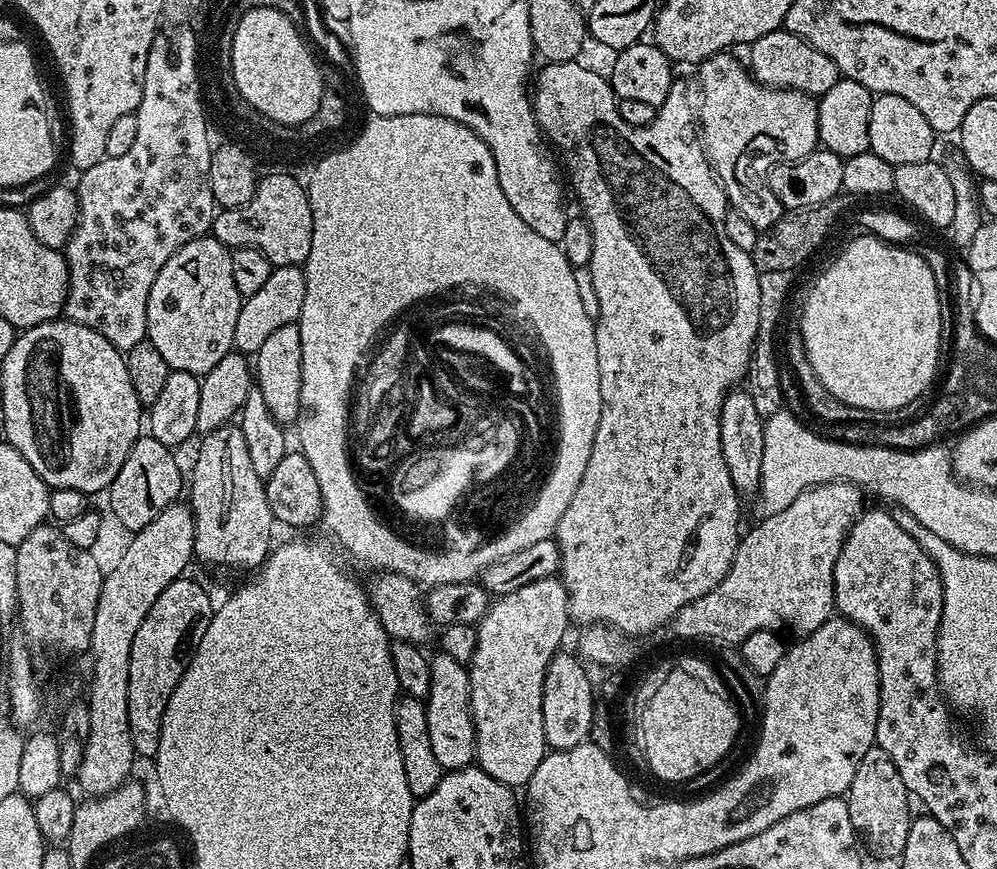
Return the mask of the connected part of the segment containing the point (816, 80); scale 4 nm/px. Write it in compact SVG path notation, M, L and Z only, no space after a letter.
M783 30L762 34L747 49L747 67L759 84L767 84L770 88L791 90L793 92L804 92L813 98L819 98L834 86L834 82L842 79L838 66L822 50L810 46L802 38L798 38L792 32Z

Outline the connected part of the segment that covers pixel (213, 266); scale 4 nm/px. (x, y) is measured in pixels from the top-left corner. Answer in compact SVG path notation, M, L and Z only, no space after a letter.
M209 234L199 236L186 246L182 246L162 266L158 278L154 278L154 286L150 286L150 302L146 302L146 322L148 334L146 339L166 358L169 369L173 372L189 372L203 378L228 352L234 348L234 326L238 326L238 314L242 297L238 294L238 286L234 286L234 262L232 253L216 237Z

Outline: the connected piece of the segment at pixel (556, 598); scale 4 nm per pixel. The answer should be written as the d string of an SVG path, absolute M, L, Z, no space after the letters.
M549 578L530 582L522 590L514 590L514 594L495 597L476 628L476 649L468 668L476 731L475 763L498 782L527 785L546 755L542 726L546 666L550 666L563 645L560 643L568 632L568 624L564 581Z

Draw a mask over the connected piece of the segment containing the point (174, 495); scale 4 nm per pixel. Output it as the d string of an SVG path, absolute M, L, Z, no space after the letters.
M150 434L141 435L140 439L134 442L134 446L130 450L130 454L126 458L126 462L122 462L122 470L118 470L118 474L114 478L114 482L106 489L106 497L108 496L108 504L112 507L112 512L116 515L116 520L124 528L129 528L129 533L135 534L141 532L146 525L154 522L154 518L158 518L158 514L162 514L162 510L166 510L166 506L177 503L181 499L180 491L185 491L186 476L180 473L180 464L176 461L177 453L166 447L162 442L158 442Z

